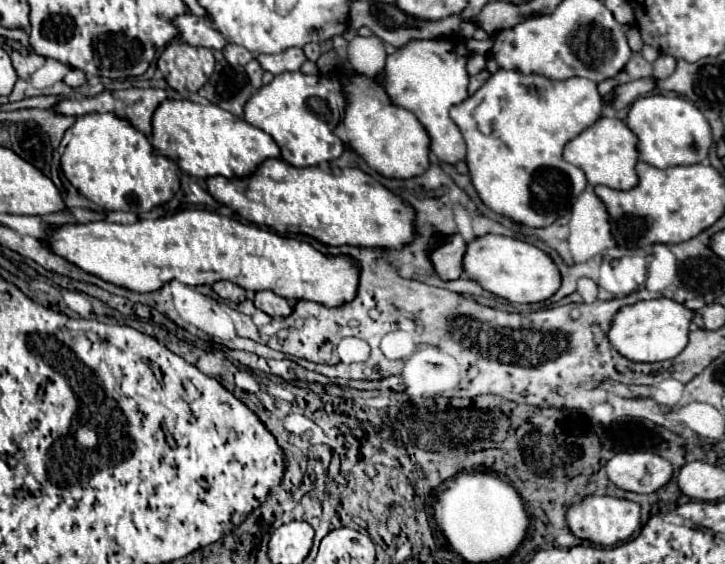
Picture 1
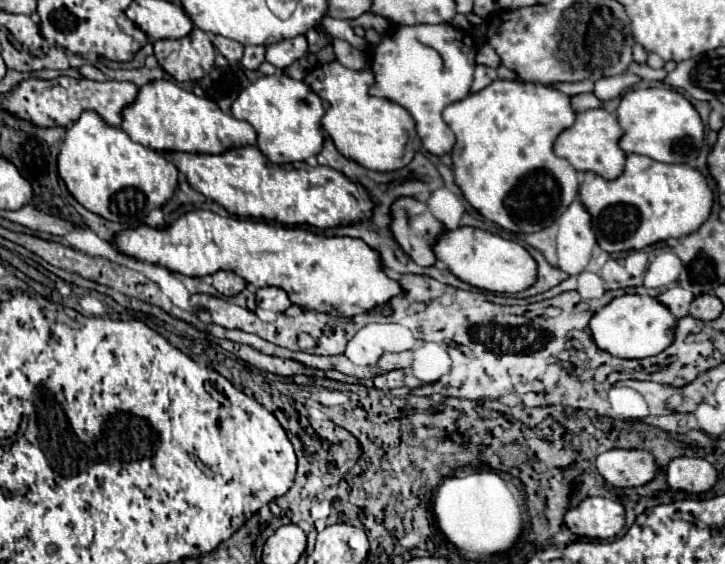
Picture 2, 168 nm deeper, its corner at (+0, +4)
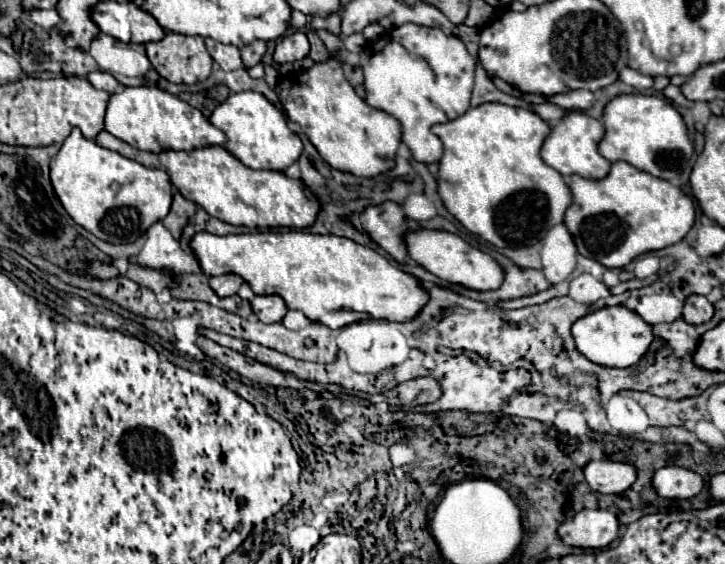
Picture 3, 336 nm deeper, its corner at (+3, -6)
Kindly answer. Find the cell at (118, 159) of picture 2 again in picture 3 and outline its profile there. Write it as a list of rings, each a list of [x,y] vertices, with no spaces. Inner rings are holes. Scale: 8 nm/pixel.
[[[80,128],[72,130],[52,158],[50,178],[56,196],[72,220],[112,244],[134,242],[154,222],[162,220],[172,204],[172,184],[164,170],[146,168],[136,160],[108,150],[84,138]]]

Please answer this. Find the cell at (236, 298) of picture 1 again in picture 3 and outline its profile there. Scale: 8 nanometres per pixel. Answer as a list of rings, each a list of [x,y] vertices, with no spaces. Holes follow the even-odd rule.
[[[224,274],[224,276],[212,276],[208,278],[210,288],[220,296],[220,298],[228,298],[234,296],[238,292],[238,288],[242,286],[244,280],[240,280],[240,276],[236,274]]]

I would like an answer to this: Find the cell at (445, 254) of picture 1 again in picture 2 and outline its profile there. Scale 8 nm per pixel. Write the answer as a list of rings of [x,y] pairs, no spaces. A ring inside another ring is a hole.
[[[397,198],[391,204],[391,234],[403,252],[419,266],[433,266],[433,244],[445,230],[429,208],[415,198]]]

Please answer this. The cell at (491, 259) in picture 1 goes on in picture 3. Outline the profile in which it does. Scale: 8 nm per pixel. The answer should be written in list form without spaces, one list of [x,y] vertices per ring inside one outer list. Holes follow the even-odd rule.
[[[416,230],[406,236],[406,246],[408,246],[408,256],[412,260],[416,260],[420,266],[424,266],[428,272],[442,278],[444,282],[460,284],[464,288],[478,290],[478,292],[498,290],[504,284],[506,272],[502,264],[498,264],[490,254],[470,246],[456,234],[442,232],[442,230]]]

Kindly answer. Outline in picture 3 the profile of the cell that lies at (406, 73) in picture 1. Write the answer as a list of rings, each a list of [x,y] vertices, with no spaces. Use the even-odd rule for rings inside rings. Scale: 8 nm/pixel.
[[[404,24],[370,42],[360,54],[364,70],[366,102],[392,114],[402,124],[402,142],[412,150],[414,160],[424,164],[442,158],[442,140],[430,132],[438,122],[454,120],[468,110],[474,86],[474,58],[458,36],[448,36],[438,28]]]

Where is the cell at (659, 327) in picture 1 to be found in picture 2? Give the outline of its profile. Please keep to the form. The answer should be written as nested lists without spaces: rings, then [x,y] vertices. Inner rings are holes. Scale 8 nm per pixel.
[[[625,294],[613,298],[589,320],[591,338],[595,340],[595,344],[617,358],[629,358],[629,360],[655,356],[661,350],[665,350],[675,338],[675,326],[677,318],[661,302],[657,302],[651,296],[639,296],[639,294]]]

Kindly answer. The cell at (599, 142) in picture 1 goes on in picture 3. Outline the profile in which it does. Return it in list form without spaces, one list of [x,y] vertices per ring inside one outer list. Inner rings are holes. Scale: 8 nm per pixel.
[[[568,112],[562,122],[558,126],[552,128],[550,136],[546,138],[544,146],[542,146],[542,160],[552,166],[554,170],[558,170],[562,176],[572,176],[572,174],[580,174],[584,178],[590,180],[600,180],[610,172],[610,162],[600,156],[598,152],[598,144],[604,138],[604,124],[596,118],[586,116],[584,112]]]

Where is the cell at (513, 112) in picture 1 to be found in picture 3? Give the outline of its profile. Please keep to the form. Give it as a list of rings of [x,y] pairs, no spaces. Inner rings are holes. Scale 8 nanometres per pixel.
[[[486,102],[450,122],[434,124],[432,132],[444,144],[440,160],[442,174],[438,170],[440,198],[448,212],[454,214],[472,234],[482,236],[496,248],[530,246],[540,242],[552,226],[564,220],[564,212],[568,210],[568,204],[572,204],[572,192],[562,174],[540,158],[540,148],[550,134],[550,126],[536,112],[500,102]]]

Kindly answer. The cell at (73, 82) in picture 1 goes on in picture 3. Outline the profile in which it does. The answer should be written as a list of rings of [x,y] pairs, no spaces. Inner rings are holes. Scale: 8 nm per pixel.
[[[90,72],[88,76],[88,82],[94,86],[94,88],[100,88],[100,90],[106,90],[106,92],[116,92],[118,88],[120,88],[120,84],[114,80],[114,76],[112,74],[108,74],[108,72]]]

